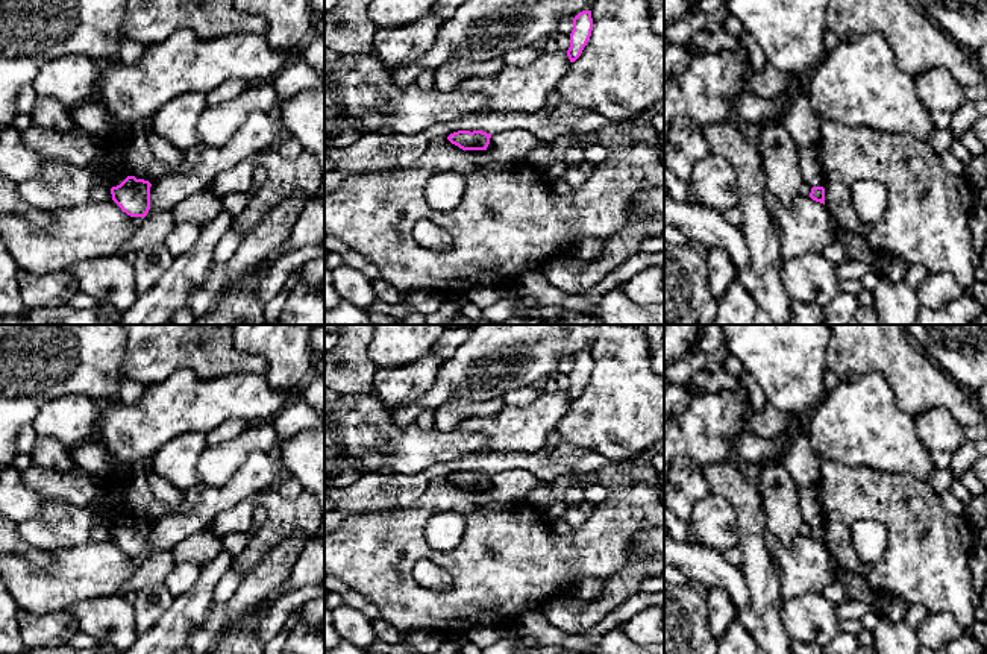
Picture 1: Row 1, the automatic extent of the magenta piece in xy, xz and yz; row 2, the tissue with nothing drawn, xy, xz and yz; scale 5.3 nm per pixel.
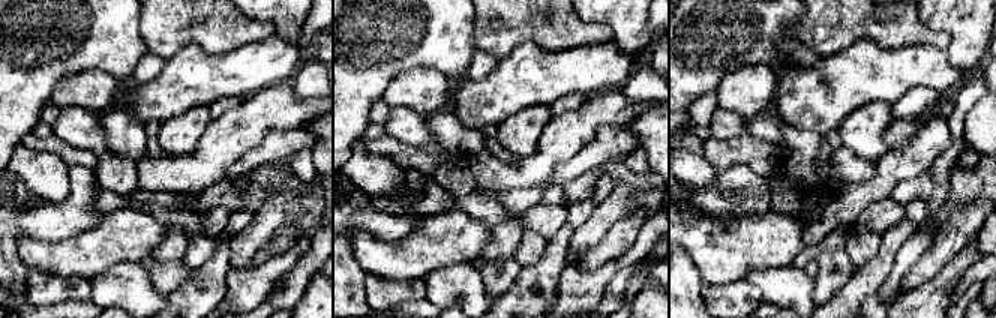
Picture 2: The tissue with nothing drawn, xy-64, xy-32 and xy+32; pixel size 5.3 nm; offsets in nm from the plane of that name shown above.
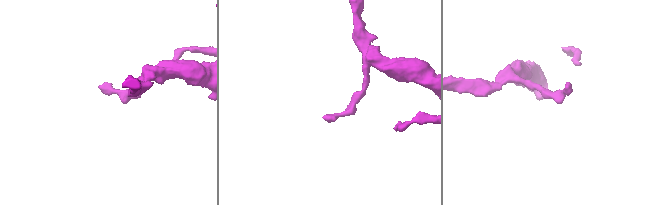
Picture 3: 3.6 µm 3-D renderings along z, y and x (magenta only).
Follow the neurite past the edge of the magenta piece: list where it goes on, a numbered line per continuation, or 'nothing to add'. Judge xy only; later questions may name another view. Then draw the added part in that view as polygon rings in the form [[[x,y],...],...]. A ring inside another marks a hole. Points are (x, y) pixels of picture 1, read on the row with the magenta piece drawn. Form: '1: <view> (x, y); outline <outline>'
nothing to add

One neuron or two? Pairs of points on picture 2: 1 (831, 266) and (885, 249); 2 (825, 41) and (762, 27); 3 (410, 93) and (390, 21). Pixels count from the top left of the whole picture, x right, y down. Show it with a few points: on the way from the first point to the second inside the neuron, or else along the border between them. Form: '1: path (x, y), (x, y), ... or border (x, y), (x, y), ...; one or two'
1: border (854, 273), (830, 300); two
2: border (803, 15), (797, 24), (797, 41); two
3: border (440, 72), (407, 69), (381, 98); two

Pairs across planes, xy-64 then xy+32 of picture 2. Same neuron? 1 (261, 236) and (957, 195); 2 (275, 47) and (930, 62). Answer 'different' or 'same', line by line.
1: same
2: same

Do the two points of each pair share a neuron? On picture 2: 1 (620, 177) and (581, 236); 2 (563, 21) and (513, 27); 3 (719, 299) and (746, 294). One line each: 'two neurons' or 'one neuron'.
1: one neuron
2: one neuron
3: one neuron

